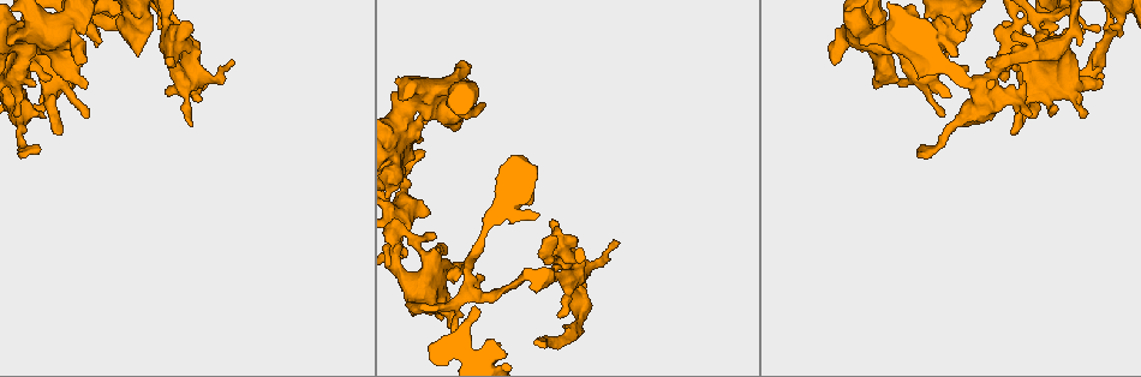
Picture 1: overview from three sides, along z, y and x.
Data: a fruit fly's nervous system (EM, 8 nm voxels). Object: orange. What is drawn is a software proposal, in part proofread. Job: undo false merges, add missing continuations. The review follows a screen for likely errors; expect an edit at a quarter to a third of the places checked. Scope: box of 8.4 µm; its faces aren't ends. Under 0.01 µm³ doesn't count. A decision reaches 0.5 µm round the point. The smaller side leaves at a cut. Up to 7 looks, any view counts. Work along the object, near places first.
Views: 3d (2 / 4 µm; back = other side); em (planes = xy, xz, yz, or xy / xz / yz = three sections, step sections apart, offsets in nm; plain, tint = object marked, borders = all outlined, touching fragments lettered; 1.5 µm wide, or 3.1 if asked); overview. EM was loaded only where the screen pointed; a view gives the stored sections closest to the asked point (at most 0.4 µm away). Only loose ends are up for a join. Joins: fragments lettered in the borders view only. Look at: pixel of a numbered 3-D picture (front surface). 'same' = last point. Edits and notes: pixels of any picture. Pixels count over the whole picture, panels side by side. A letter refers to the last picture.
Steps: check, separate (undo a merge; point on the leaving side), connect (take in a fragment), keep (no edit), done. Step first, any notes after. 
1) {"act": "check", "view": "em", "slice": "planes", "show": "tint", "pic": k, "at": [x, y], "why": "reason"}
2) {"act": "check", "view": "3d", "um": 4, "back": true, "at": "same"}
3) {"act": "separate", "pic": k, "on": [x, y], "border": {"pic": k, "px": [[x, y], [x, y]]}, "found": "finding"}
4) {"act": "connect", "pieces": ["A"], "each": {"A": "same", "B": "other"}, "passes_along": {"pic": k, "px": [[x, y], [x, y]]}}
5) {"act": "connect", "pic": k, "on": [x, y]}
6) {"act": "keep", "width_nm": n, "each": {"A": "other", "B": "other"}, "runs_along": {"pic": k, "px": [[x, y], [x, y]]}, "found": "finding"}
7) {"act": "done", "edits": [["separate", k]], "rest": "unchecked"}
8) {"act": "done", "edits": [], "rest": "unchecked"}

{"act": "check", "view": "em", "slice": "yz", "step": 8, "show": "borders", "pic": 1, "at": [1055, 107], "why": "free end"}

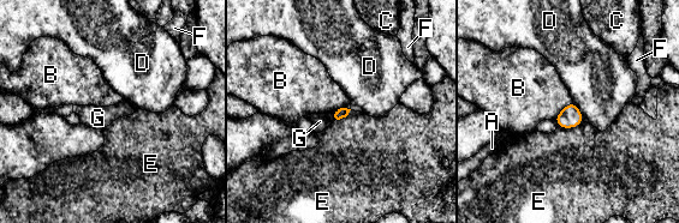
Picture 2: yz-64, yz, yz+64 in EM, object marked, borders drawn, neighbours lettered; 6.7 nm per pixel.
{"act": "keep", "longest_contact_nm": ["E", 180], "each": {"A": "other", "B": "other", "C": "other", "D": "other", "E": "other", "F": "other", "G": "other"}, "border": {"pic": 2, "px": [[573, 101], [584, 120]]}, "found": "no lettered fragment goes on from it"}

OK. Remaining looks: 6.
{"act": "check", "view": "em", "slice": "xy", "step": 8, "show": "tint", "pic": 1, "at": [39, 149], "why": "branch stops here"}

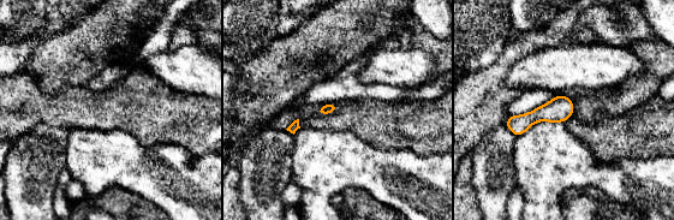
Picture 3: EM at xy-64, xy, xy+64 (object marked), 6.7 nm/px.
{"act": "check", "view": "em", "slice": "planes", "show": "borders", "at": "same", "why": "another direction"}

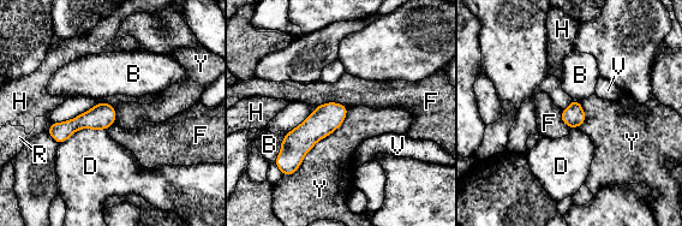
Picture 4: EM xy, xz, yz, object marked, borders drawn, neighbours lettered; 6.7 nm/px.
{"act": "keep", "width_nm": 150, "each": {"B": "other", "D": "other", "F": "other", "H": "other", "R": "other", "V": "other", "Y": "other"}, "border": {"pic": 4, "px": [[350, 108], [285, 176]]}, "found": "none of them fits"}

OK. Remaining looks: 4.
{"act": "check", "view": "em", "slice": "planes", "show": "borders", "pic": 1, "at": [1122, 35], "why": "free end"}

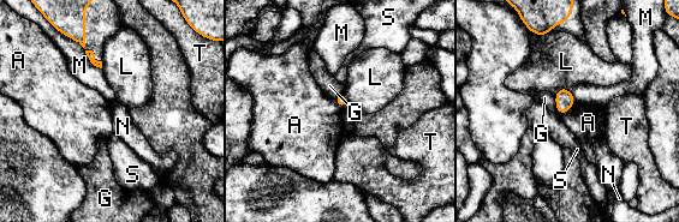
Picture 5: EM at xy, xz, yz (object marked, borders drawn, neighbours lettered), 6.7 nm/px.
{"act": "keep", "each": {"A": "other", "G": "other", "L": "other", "M": "other", "N": "other", "S": "other", "T": "other"}, "border": {"pic": 5, "px": [[576, 103], [561, 115]]}, "found": "none of them fits"}

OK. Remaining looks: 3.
{"act": "done", "edits": [], "rest": "unchecked"}

